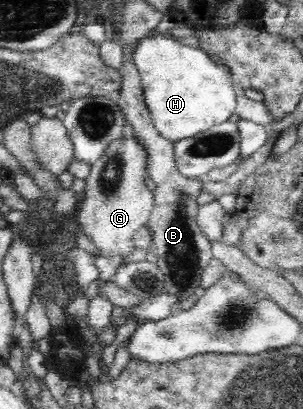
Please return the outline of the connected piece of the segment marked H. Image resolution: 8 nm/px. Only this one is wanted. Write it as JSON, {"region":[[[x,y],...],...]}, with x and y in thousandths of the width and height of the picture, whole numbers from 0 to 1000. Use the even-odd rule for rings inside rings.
{"region":[[[518,78],[452,98],[436,142],[439,154],[455,164],[475,244],[495,269],[492,276],[515,315],[568,350],[604,337],[647,333],[647,328],[660,328],[660,323],[673,323],[713,303],[733,303],[779,276],[785,218],[766,203],[759,181],[739,161],[713,154],[673,120],[597,108],[581,90]]]}

